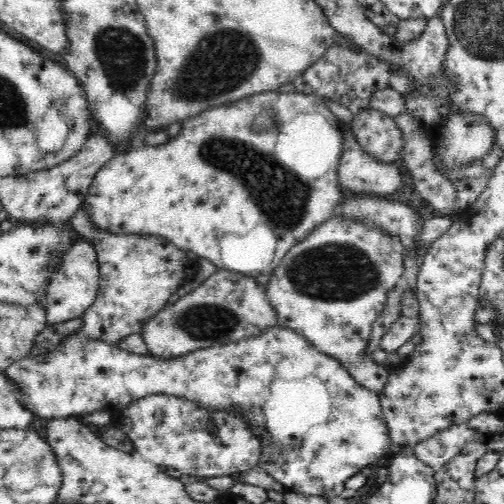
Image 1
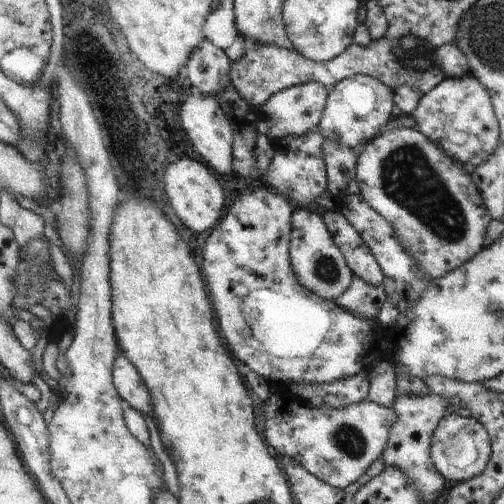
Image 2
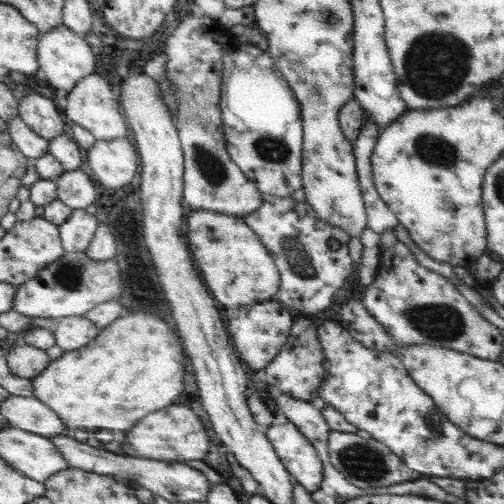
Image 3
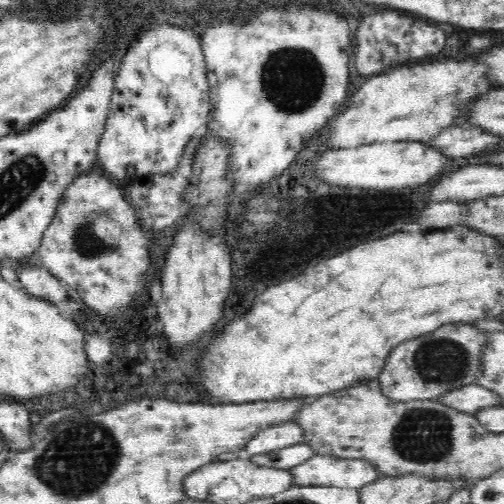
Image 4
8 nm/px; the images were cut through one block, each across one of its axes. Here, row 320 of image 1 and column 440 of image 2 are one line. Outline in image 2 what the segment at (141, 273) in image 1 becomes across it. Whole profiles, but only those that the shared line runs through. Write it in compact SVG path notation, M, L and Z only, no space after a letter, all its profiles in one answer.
M471 74L461 78L443 78L435 88L419 98L411 116L417 124L415 130L435 142L451 160L457 160L459 164L485 164L485 160L493 156L493 150L497 150L501 134L491 98L483 84L479 84L479 80Z

